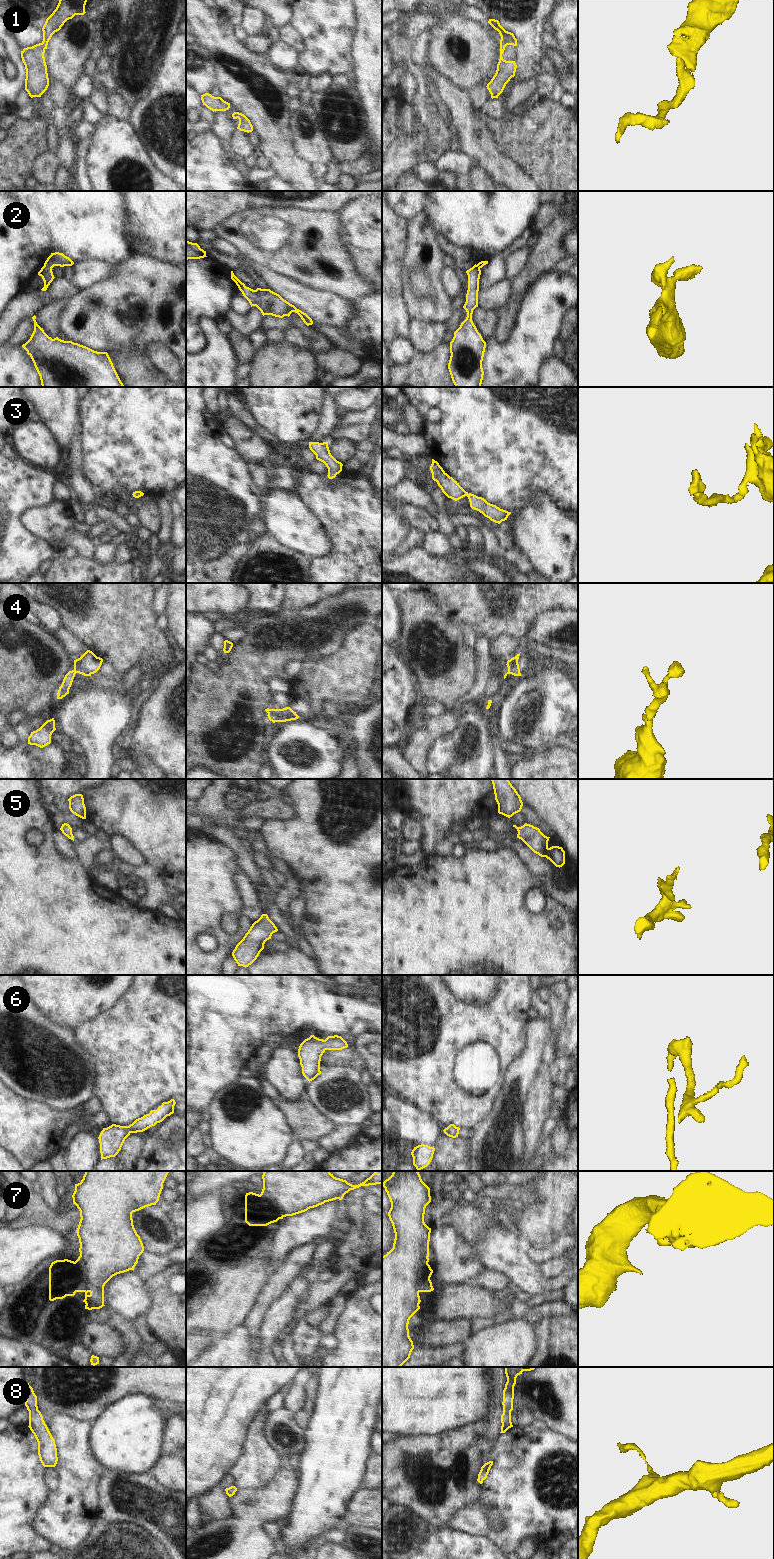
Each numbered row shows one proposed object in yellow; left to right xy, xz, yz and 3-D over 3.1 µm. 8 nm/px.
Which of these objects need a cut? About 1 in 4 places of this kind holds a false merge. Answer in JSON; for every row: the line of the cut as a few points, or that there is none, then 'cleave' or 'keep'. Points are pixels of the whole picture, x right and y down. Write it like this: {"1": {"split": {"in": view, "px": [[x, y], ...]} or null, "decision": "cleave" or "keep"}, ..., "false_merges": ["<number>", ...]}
{"1": {"split": null, "decision": "keep"}, "2": {"split": null, "decision": "keep"}, "3": {"split": null, "decision": "keep"}, "4": {"split": null, "decision": "keep"}, "5": {"split": null, "decision": "keep"}, "6": {"split": null, "decision": "keep"}, "7": {"split": null, "decision": "keep"}, "8": {"split": null, "decision": "keep"}, "false_merges": []}

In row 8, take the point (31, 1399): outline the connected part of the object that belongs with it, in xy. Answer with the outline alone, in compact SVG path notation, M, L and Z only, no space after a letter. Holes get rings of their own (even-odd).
M26 1385L25 1406L29 1411L29 1428L38 1442L38 1455L44 1467L55 1467L58 1461L55 1440L52 1437L37 1406L37 1396L33 1388Z

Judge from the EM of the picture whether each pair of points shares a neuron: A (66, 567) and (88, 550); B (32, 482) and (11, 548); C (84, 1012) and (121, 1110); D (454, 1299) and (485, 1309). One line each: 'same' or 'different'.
A: different
B: same
C: different
D: same

